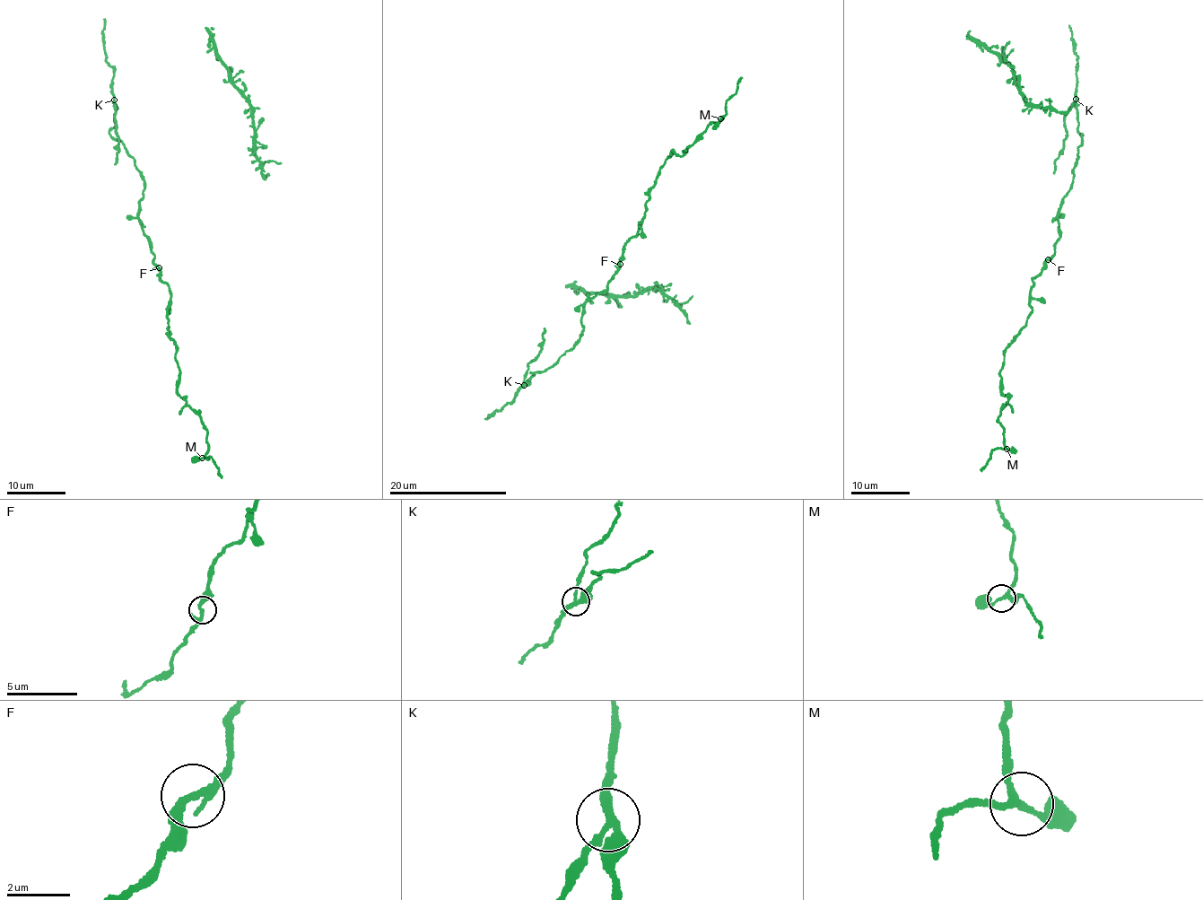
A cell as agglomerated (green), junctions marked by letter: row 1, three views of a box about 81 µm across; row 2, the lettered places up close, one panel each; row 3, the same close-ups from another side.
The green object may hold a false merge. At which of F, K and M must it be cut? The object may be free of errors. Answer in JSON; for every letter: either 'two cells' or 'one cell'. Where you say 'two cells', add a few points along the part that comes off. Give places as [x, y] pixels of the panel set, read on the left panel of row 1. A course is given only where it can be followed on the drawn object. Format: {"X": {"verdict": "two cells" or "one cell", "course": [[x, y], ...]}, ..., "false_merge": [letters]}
{"F": {"verdict": "one cell"}, "K": {"verdict": "two cells", "course": [[114, 100], [119, 150], [114, 163]]}, "M": {"verdict": "one cell"}, "false_merge": ["K"]}

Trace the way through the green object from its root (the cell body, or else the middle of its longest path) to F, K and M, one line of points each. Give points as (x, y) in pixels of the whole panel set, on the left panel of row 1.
F: (152, 249), (153, 263), (159, 267)
K: (152, 249), (139, 221), (144, 176), (124, 144), (110, 134), (115, 125), (114, 100)
M: (152, 249), (170, 292), (168, 328), (179, 371), (178, 393), (207, 432), (202, 458)

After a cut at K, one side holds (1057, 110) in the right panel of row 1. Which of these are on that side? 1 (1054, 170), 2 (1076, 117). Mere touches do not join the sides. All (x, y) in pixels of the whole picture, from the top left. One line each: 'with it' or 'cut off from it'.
1: cut off from it
2: with it

